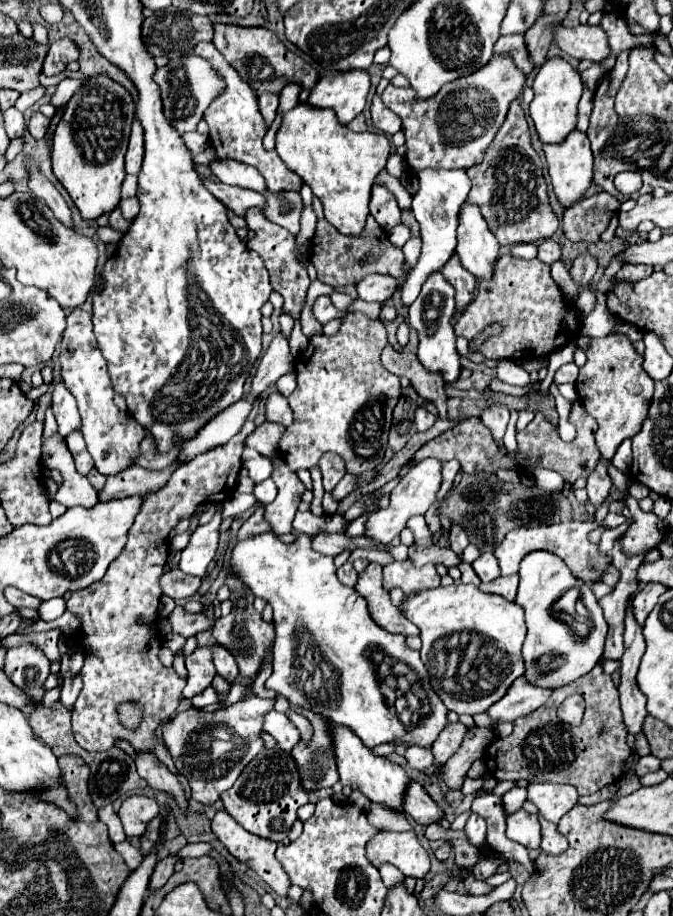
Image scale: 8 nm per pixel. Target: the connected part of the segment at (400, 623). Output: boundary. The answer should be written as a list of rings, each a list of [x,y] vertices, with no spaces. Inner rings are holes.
[[[371,563],[363,573],[359,573],[359,581],[355,585],[357,593],[365,597],[369,605],[369,613],[373,621],[383,627],[389,633],[399,633],[399,635],[419,635],[419,629],[407,621],[399,609],[391,603],[389,593],[383,587],[383,567],[377,563]]]

